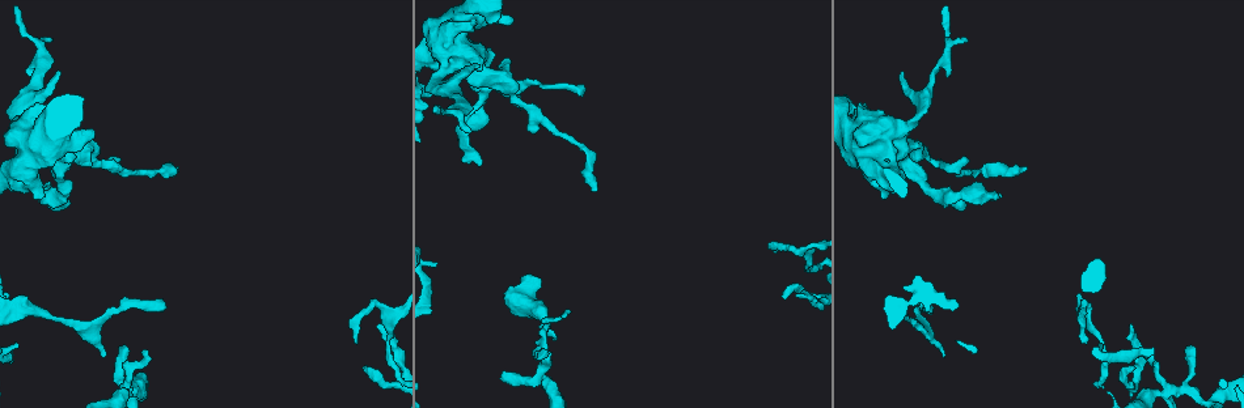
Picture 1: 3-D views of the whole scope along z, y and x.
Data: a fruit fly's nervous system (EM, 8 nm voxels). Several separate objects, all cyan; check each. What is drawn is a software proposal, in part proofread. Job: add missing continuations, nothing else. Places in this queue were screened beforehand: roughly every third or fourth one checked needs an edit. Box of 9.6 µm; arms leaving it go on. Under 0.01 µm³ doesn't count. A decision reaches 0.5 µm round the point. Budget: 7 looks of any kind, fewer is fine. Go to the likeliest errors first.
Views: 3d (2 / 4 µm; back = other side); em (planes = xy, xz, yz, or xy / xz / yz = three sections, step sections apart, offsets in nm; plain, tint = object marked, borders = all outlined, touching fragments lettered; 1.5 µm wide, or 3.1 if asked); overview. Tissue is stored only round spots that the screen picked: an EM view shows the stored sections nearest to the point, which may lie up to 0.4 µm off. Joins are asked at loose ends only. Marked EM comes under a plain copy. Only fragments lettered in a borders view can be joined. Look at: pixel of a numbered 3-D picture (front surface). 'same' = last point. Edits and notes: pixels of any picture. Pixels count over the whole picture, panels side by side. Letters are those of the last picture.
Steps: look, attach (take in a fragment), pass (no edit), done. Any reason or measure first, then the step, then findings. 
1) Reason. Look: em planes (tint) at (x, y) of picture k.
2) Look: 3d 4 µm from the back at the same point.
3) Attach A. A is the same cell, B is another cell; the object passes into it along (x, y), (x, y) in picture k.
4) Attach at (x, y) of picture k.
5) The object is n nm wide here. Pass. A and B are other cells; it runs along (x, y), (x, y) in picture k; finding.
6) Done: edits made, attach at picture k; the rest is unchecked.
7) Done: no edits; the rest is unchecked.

Long arm stops here. Look: em xz step 8 (borders) at (1129, 327) of picture 1.

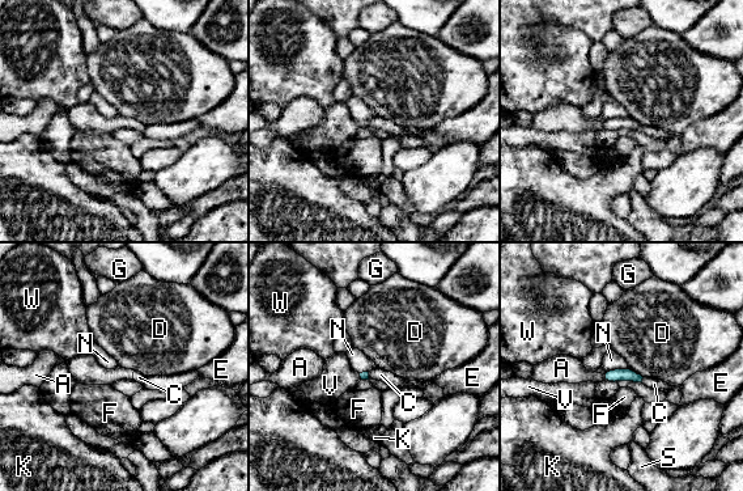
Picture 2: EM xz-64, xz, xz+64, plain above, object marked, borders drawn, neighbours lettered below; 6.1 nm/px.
Look: em yz step 8 (borders) at the same point.

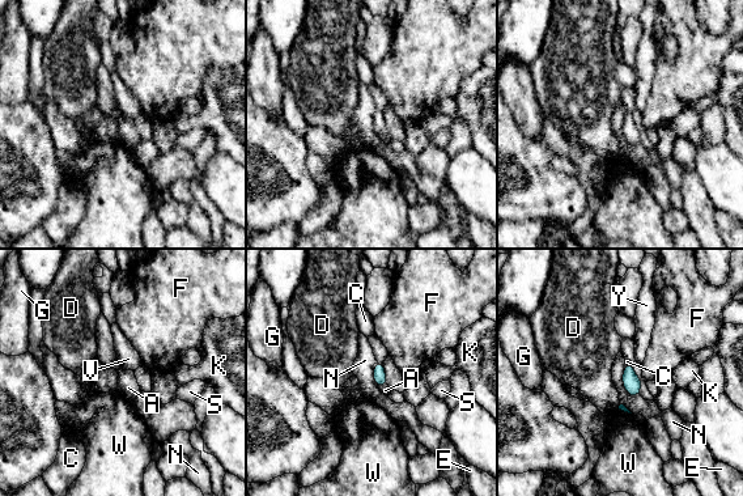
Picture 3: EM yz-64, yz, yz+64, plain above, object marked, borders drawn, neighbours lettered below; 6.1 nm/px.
Pass. A, C, D, E, F, G, K, N, S, V, W and Y are other cells; a border runs along (624, 364), (623, 388), (637, 397) in picture 3; no lettered fragment goes on from it.

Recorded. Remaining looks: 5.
Thin end. Look: em planes (borders) at (145, 349) of picture 1.

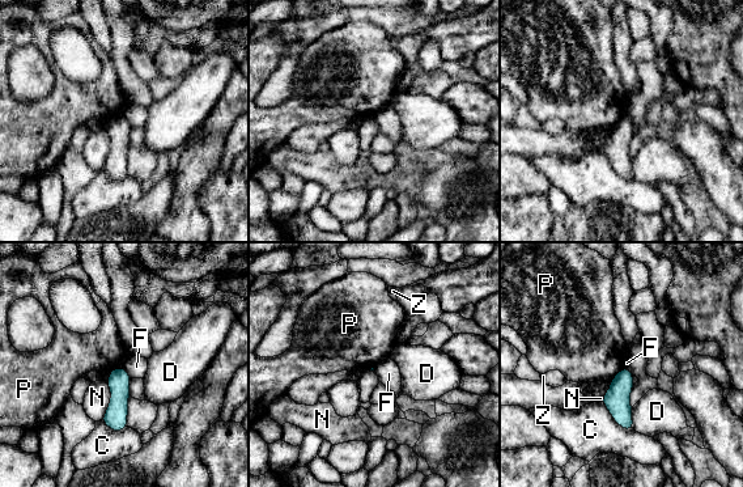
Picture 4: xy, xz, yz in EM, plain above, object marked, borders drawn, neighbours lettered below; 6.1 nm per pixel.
Pass. C, D, F, N, P and Z are other cells; a border runs along (122, 367), (131, 377) in picture 4; none of them fits.

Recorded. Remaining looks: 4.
Thin end. Look: 3d 4 µm at (50, 42) of picture 1.

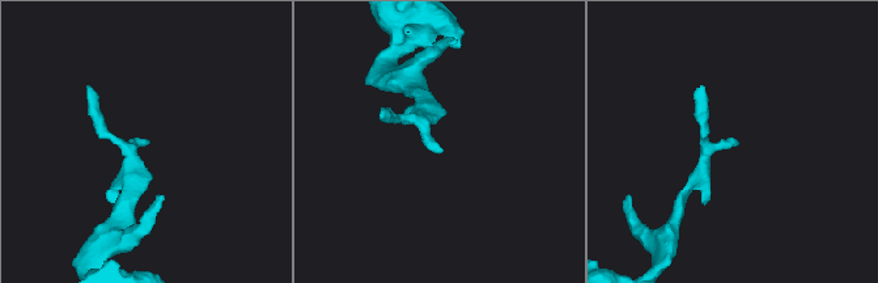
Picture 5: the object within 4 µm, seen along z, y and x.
Now the EM. Look: em planes (tint) at (736, 145) of picture 5.

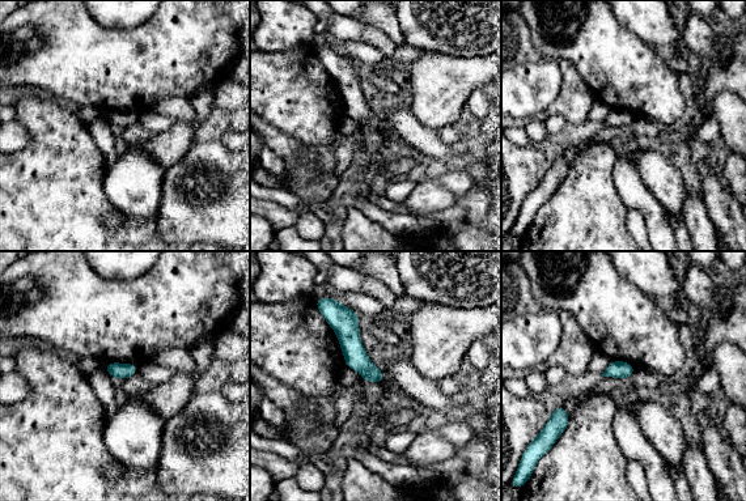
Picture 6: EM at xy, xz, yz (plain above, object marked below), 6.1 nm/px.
Look: em planes (borders) at the same point.

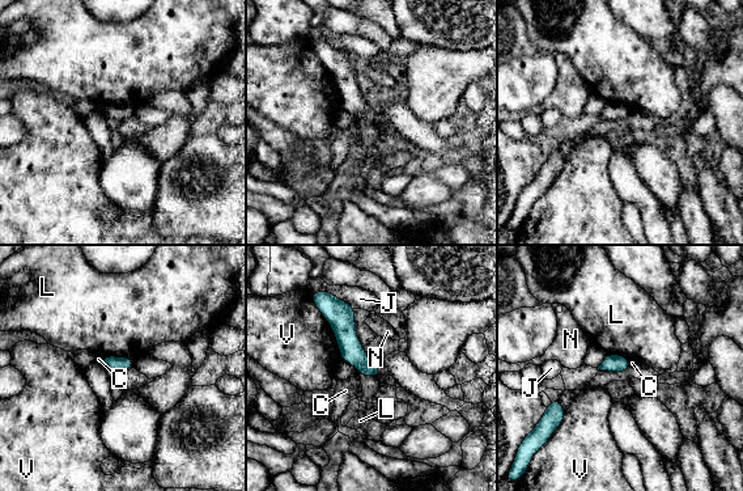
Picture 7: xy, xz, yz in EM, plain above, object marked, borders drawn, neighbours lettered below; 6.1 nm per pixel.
The longest contact is with V, 400 nm. Pass. C, J, L, N and V are other cells; it runs along (331, 304), (349, 347), (373, 373) in picture 7; none of them fits.

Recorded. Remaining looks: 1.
Done: no edits; the rest is unchecked.

